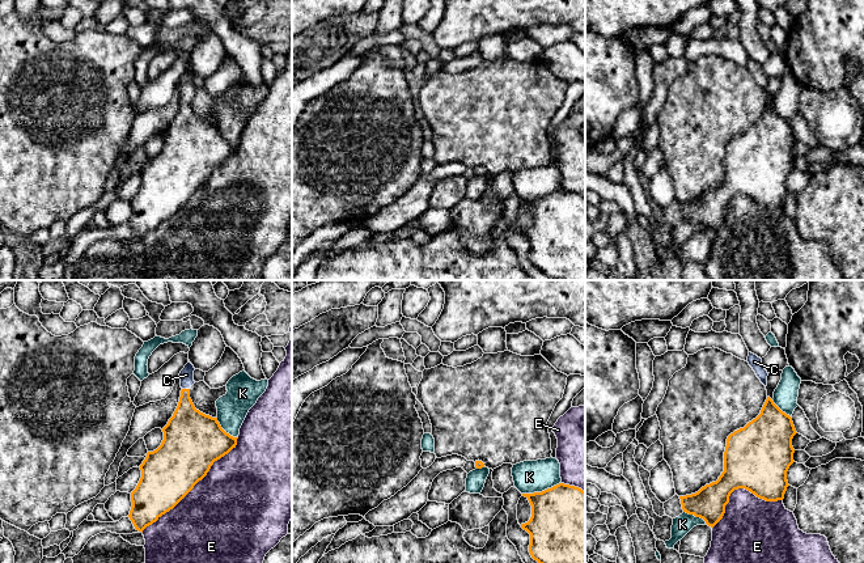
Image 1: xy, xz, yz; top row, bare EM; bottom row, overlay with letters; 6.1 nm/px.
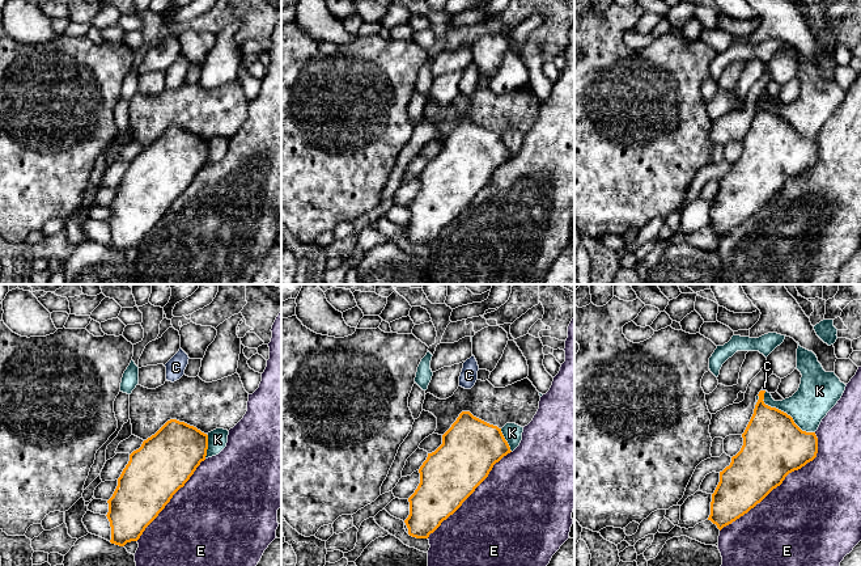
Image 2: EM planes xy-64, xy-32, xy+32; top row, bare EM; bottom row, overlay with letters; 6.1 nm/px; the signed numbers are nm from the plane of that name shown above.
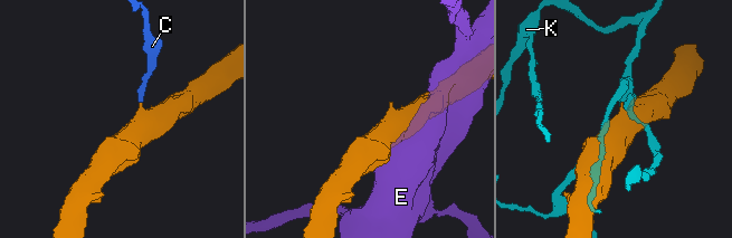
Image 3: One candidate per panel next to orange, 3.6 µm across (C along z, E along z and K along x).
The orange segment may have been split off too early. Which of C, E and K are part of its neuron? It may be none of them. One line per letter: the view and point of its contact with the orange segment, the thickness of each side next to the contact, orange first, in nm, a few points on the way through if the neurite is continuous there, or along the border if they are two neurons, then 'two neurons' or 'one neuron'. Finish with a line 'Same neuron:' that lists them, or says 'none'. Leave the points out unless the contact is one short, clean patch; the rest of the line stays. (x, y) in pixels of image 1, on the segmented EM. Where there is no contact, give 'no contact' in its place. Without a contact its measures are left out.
C: xy (186, 389) | 260/80 nm | across xy (189, 430), (186, 422), (186, 389), (186, 375) | one neuron
E: xy (194, 485) | 360/480 nm | two neurons
K: xz (542, 491) | 440/200 nm | two neurons
Same neuron: C

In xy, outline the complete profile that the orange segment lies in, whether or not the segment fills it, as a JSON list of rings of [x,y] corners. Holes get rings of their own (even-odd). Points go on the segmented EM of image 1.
[[[189,360],[179,373],[181,397],[173,416],[162,428],[164,440],[156,450],[147,453],[140,465],[141,478],[131,492],[132,507],[128,517],[135,529],[141,533],[147,526],[173,509],[207,475],[213,462],[228,454],[237,445],[238,437],[226,433],[217,418],[206,415],[195,409],[190,398],[190,388],[195,384],[194,371],[195,368]]]

